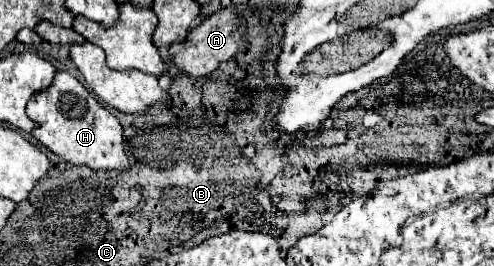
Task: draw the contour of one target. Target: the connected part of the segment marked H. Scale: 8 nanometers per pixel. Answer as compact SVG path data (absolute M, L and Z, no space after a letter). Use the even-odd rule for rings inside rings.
M58 71L50 89L36 93L26 107L32 121L38 121L38 129L32 137L40 141L48 151L56 153L72 165L86 165L92 171L126 171L130 169L124 153L122 125L118 119L104 109L96 97L70 73Z

